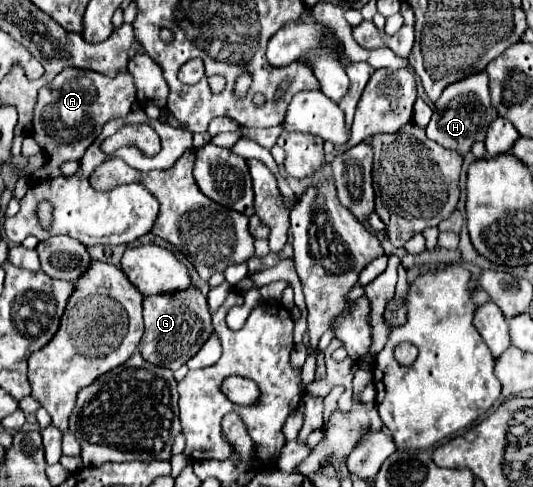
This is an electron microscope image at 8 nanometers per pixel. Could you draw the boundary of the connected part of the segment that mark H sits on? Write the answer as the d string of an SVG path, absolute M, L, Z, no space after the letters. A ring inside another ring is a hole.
M473 74L461 82L455 82L447 86L441 94L441 98L435 102L435 110L431 116L431 122L427 124L427 138L435 140L447 150L455 150L461 156L471 150L475 142L483 142L489 124L495 120L495 112L491 106L489 86L487 86L487 74Z

